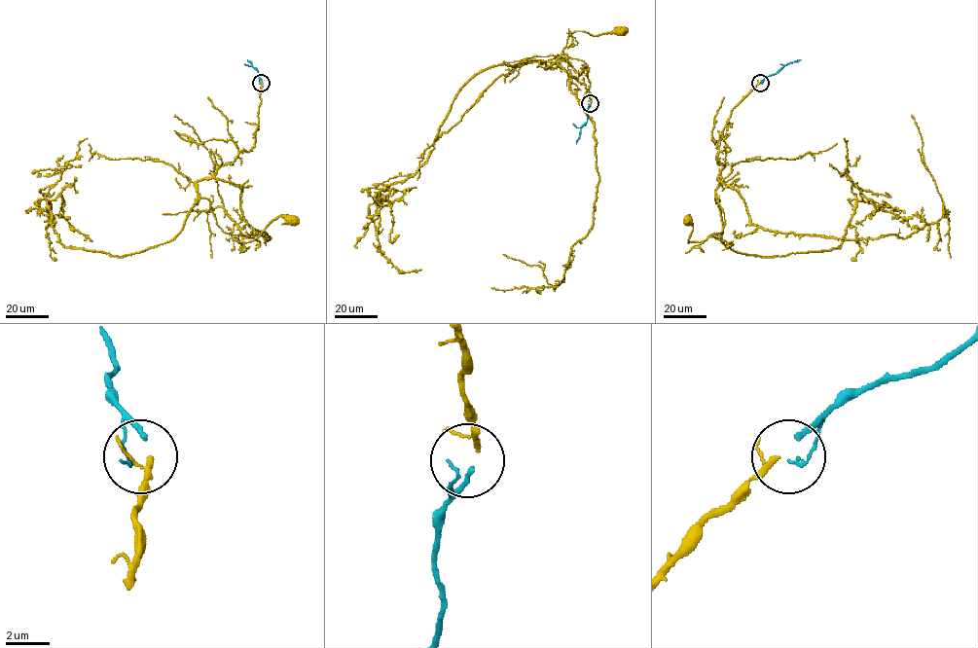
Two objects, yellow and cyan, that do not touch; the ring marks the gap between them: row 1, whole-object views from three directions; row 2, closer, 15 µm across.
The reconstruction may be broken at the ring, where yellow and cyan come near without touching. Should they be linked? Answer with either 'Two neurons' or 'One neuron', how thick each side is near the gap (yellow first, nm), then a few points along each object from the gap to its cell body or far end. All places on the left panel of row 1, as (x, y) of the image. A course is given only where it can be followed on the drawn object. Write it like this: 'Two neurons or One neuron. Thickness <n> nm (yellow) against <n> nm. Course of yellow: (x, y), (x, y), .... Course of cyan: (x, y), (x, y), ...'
One neuron. Thickness 190 nm (yellow) against 150 nm. Course of yellow: (262, 83), (254, 145), (196, 187), (209, 200), (217, 226), (237, 242), (251, 242), (278, 217), (290, 221). Course of cyan: (260, 83), (258, 72), (247, 59)

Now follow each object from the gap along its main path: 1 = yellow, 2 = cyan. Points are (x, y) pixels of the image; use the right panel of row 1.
1: (759, 83), (722, 132), (730, 151), (717, 156), (716, 195), (725, 226), (688, 242), (686, 221)
2: (761, 83), (784, 65), (800, 59)

